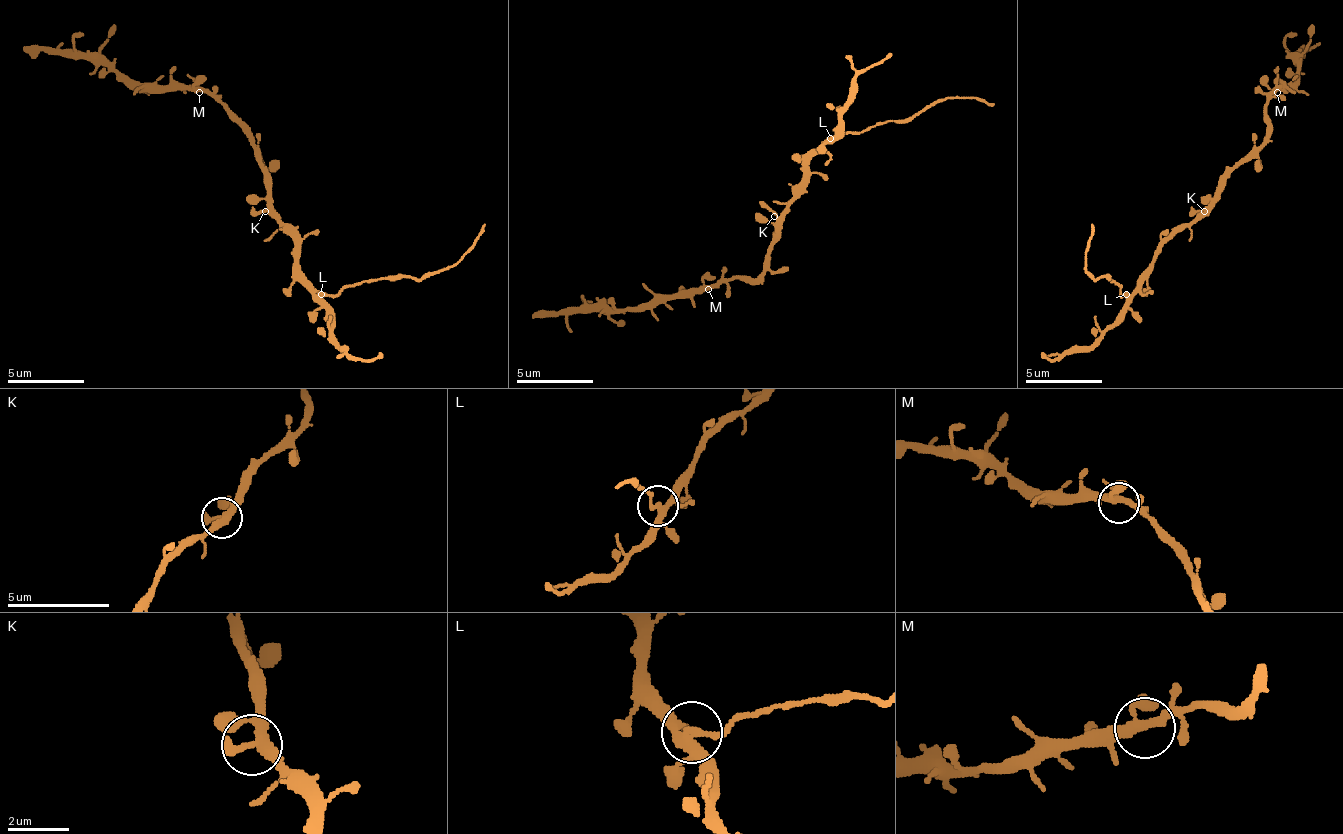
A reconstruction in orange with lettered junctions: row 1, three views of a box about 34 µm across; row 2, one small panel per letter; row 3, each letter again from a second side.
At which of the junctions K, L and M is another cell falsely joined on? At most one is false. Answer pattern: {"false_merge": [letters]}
{"false_merge": ["L"]}

